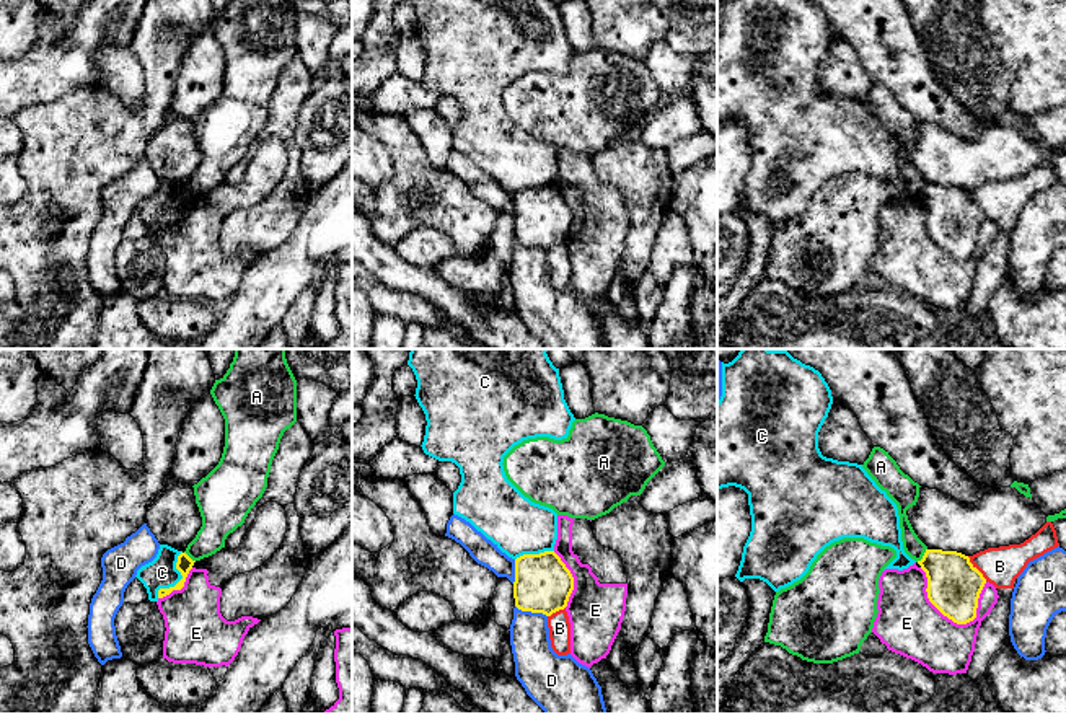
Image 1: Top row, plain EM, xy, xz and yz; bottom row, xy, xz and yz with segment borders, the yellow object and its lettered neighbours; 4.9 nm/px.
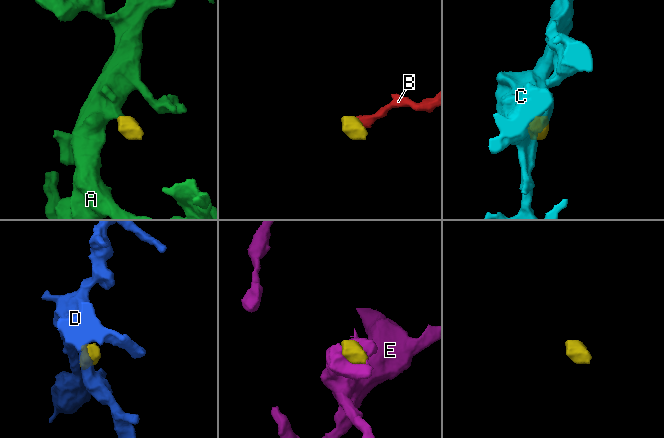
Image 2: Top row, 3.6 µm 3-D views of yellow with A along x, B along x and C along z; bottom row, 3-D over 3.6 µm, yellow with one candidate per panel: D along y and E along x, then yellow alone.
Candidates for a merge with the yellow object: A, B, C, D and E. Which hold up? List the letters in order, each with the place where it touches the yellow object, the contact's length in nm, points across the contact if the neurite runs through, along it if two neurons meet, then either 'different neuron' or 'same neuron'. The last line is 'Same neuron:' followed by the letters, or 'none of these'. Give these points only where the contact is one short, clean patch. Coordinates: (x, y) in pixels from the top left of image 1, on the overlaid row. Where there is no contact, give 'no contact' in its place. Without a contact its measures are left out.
A: contact yz (923, 556); length 90 nm; border yz (926, 548), (925, 555), (916, 561); different neuron
B: contact yz (977, 569); length 160 nm; border yz (967, 556), (986, 581); different neuron
C: contact xy (181, 579); length 260 nm; border xy (181, 551), (181, 577), (157, 597); different neuron
D: contact xz (532, 612); length 170 nm; border xz (515, 605), (525, 612), (541, 612), (546, 617); different neuron
E: contact yz (938, 608); length 380 nm; different neuron
Same neuron: none of these

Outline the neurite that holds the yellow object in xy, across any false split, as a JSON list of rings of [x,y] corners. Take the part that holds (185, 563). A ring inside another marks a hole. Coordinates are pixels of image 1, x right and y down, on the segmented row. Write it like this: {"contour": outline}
{"contour": [[[181,553],[178,556],[176,569],[181,572],[183,579],[174,587],[160,588],[158,598],[170,595],[173,590],[181,590],[184,587],[186,577],[187,577],[189,571],[192,569],[194,562],[196,561],[192,561],[186,553]]]}

